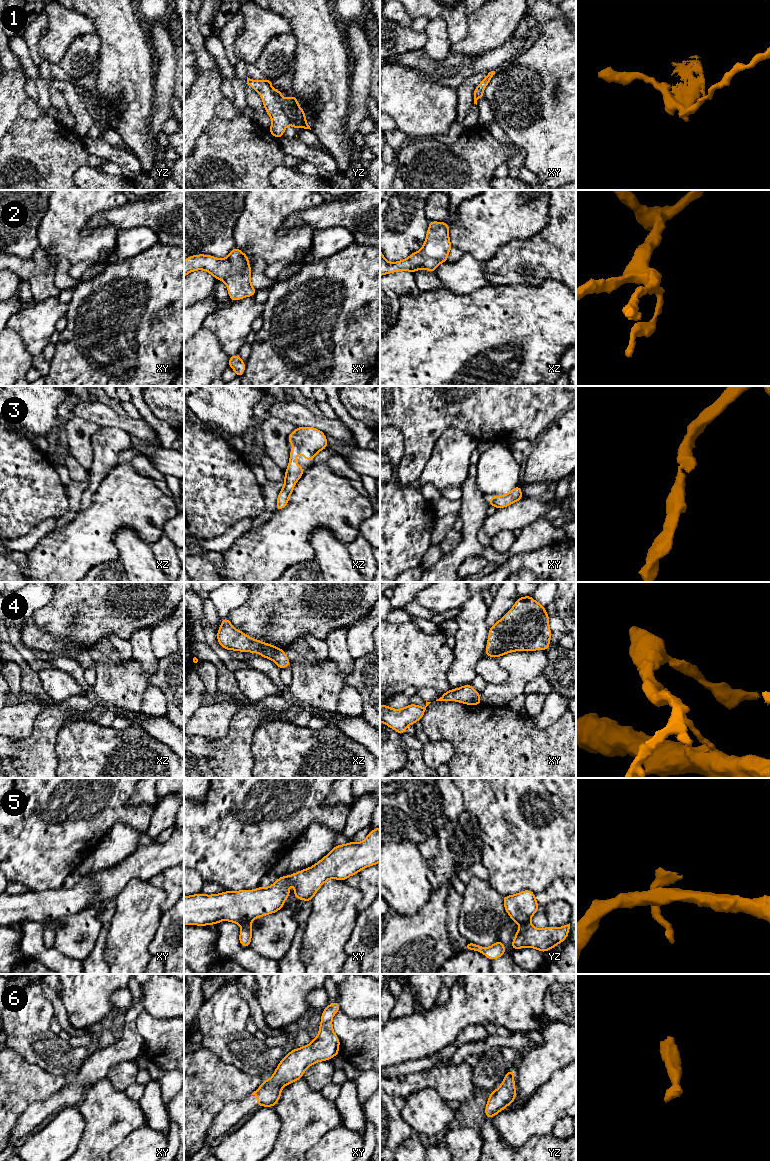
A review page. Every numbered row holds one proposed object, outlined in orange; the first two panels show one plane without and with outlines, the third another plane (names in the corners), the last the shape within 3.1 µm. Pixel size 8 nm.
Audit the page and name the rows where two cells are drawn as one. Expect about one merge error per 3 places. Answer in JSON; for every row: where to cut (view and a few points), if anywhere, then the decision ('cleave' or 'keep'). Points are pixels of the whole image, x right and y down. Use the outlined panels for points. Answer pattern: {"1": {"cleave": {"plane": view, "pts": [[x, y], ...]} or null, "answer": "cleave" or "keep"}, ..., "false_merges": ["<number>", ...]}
{"1": {"cleave": null, "answer": "keep"}, "2": {"cleave": null, "answer": "keep"}, "3": {"cleave": null, "answer": "keep"}, "4": {"cleave": {"plane": "xz", "pts": [[281, 649], [270, 659]]}, "answer": "cleave"}, "5": {"cleave": {"plane": "xy", "pts": [[250, 922], [241, 925]]}, "answer": "cleave"}, "6": {"cleave": null, "answer": "keep"}, "false_merges": ["4", "5"]}

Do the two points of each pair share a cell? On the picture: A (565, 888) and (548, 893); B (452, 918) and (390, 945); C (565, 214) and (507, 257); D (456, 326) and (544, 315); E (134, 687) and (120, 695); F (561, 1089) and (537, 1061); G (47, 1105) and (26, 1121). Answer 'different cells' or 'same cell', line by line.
A: same cell
B: different cells
C: same cell
D: same cell
E: same cell
F: different cells
G: same cell

